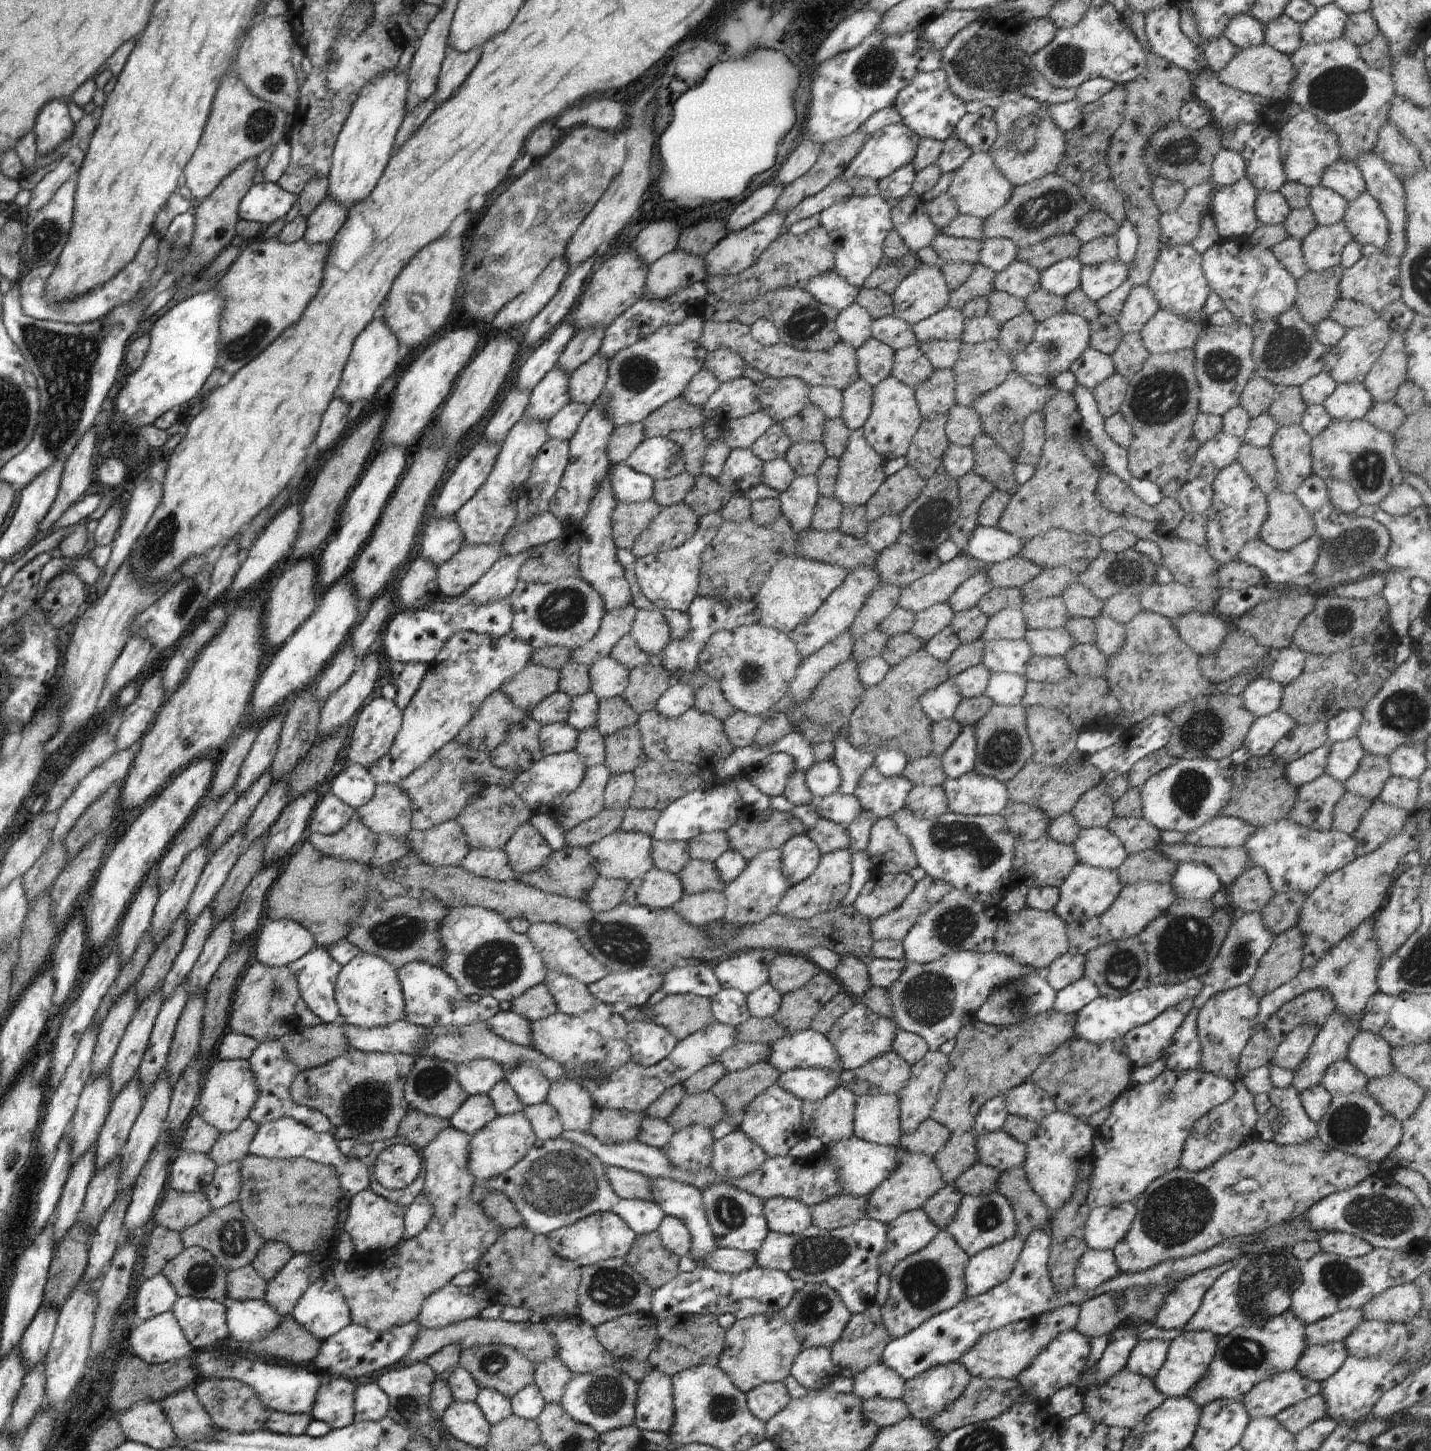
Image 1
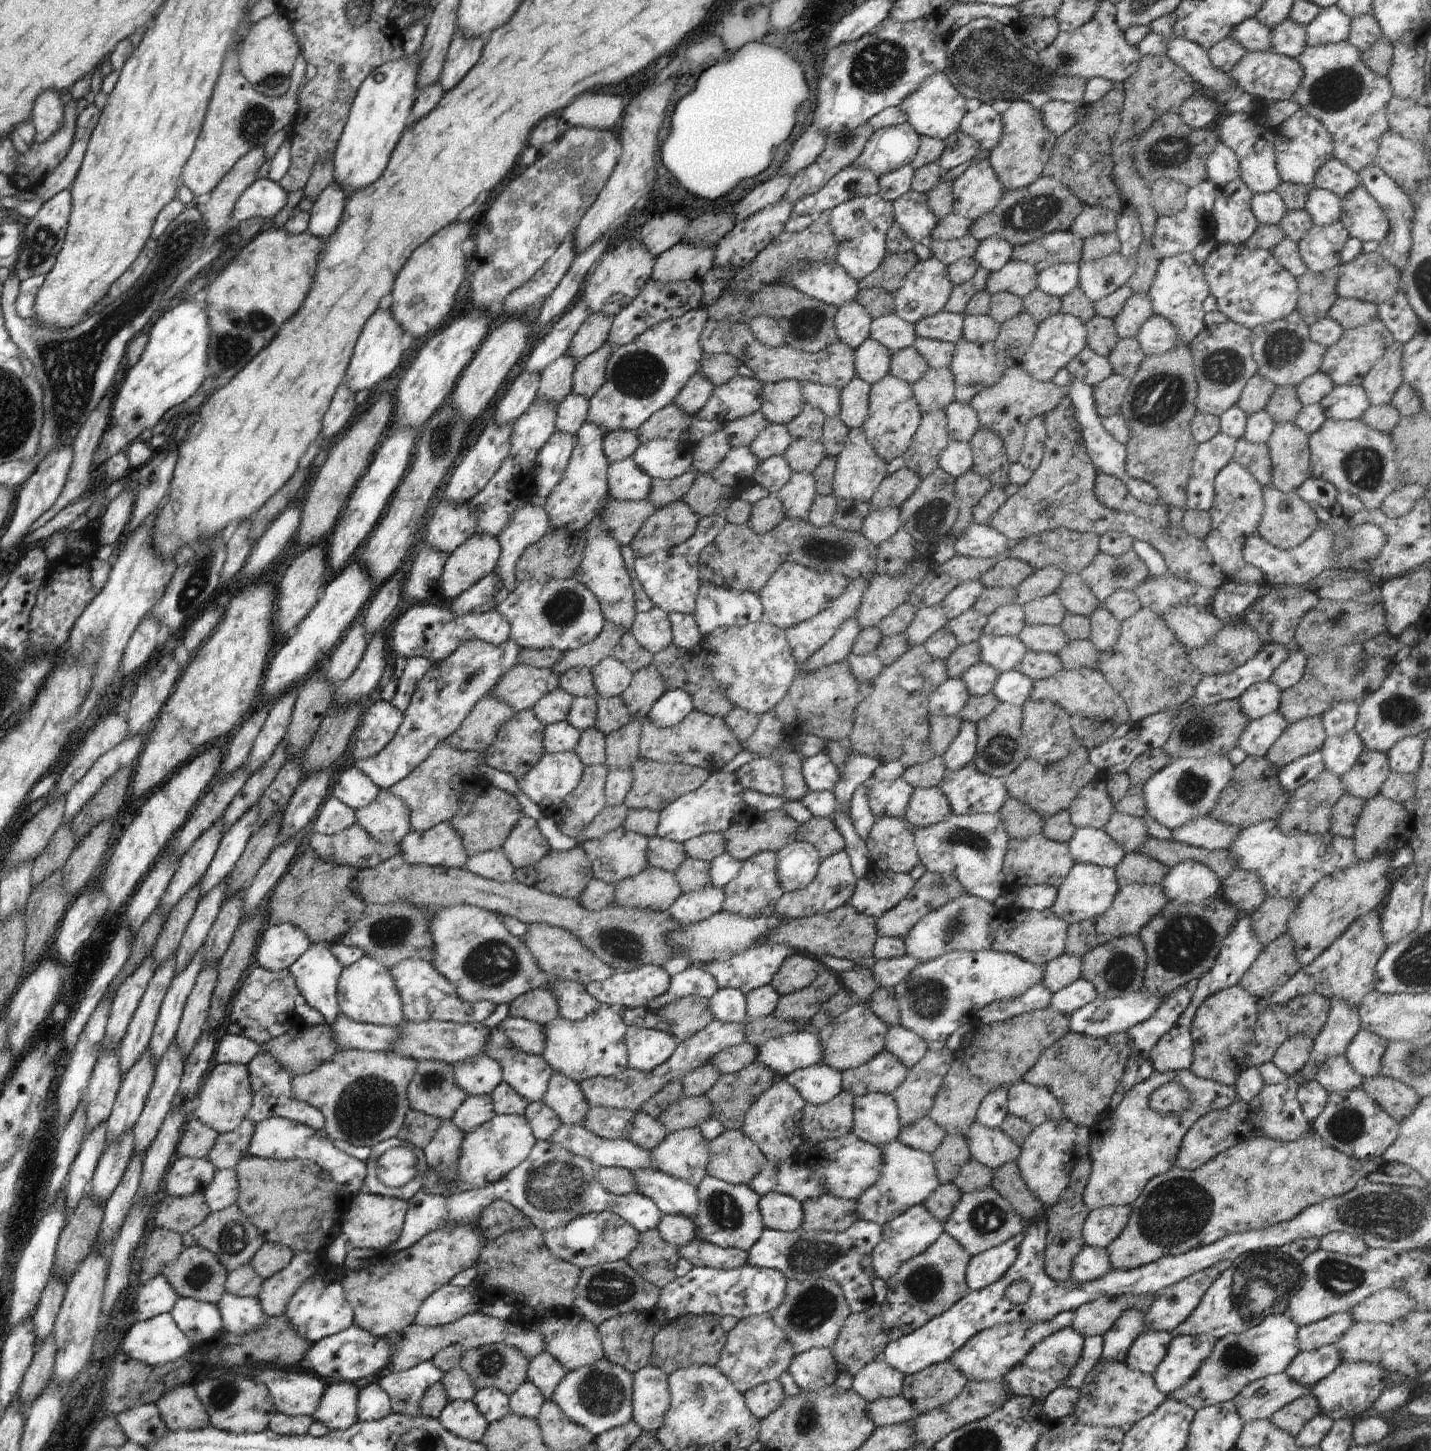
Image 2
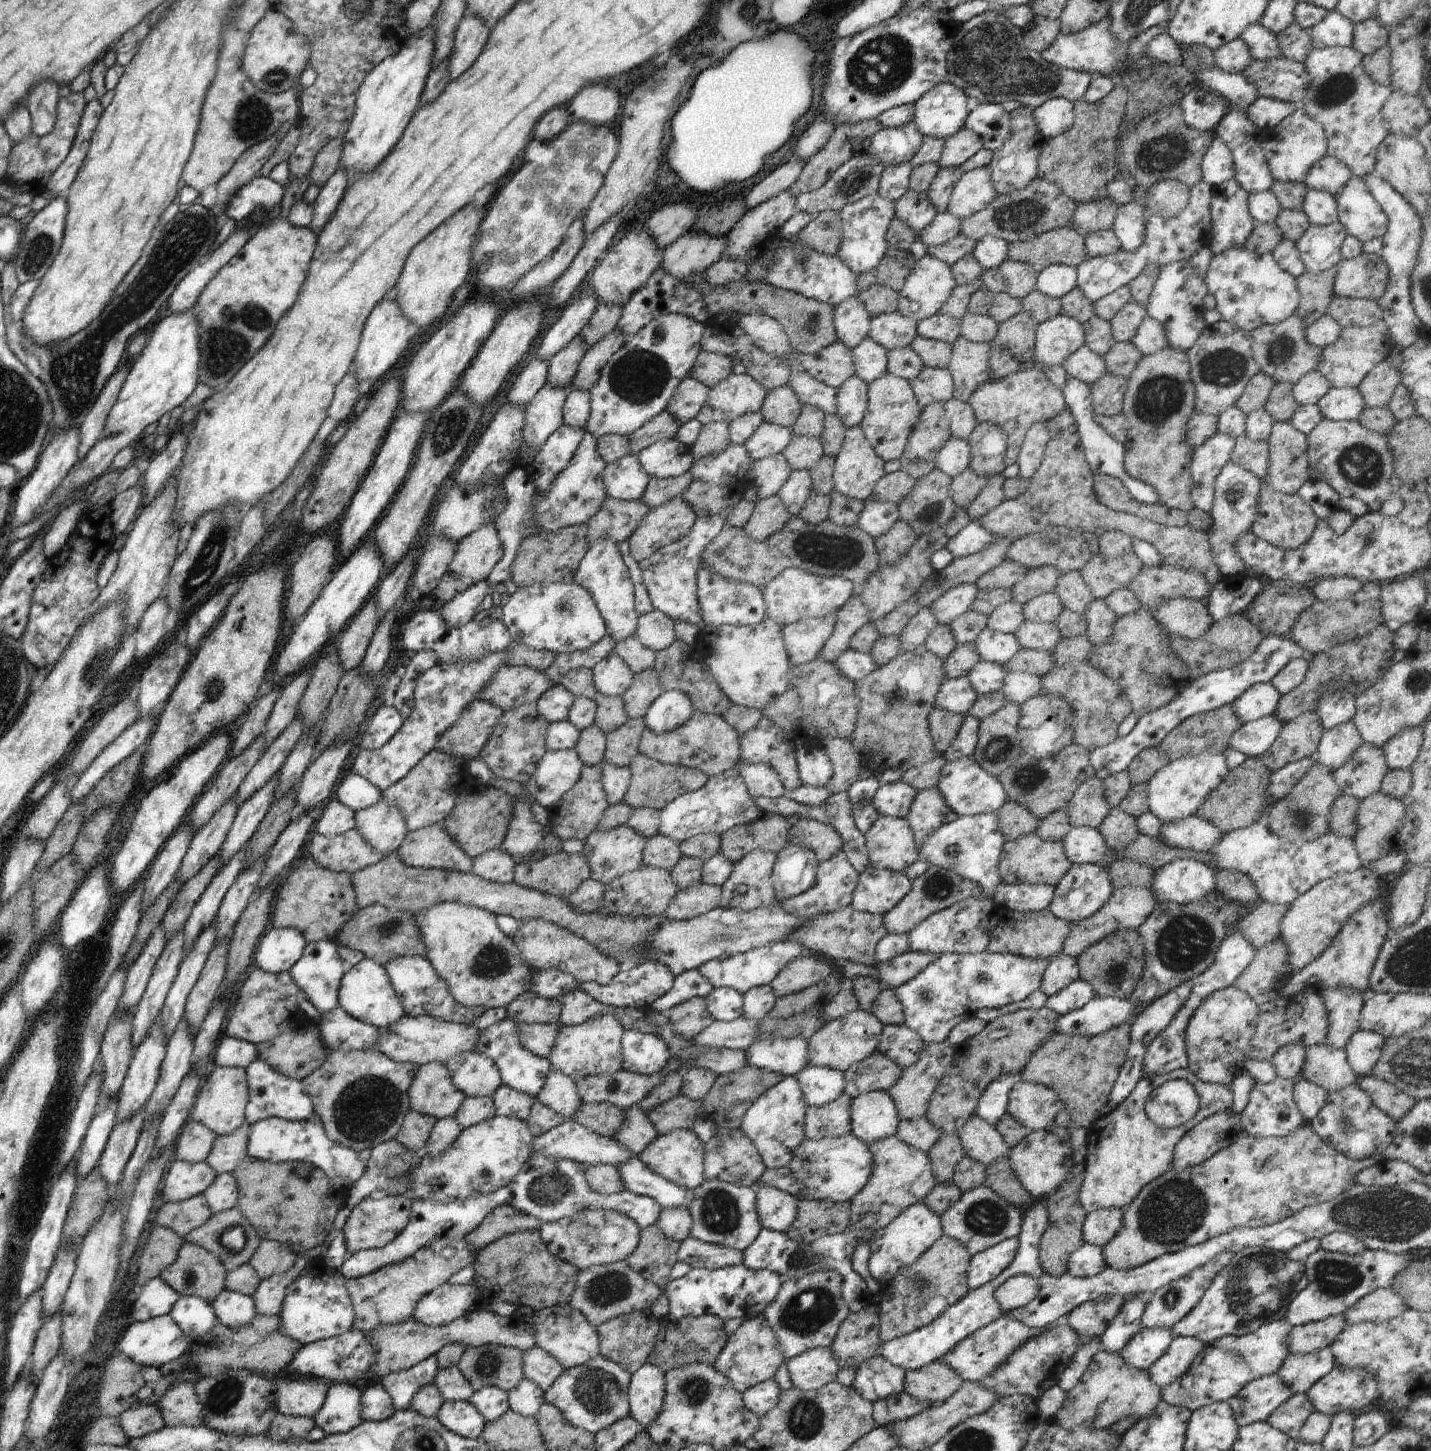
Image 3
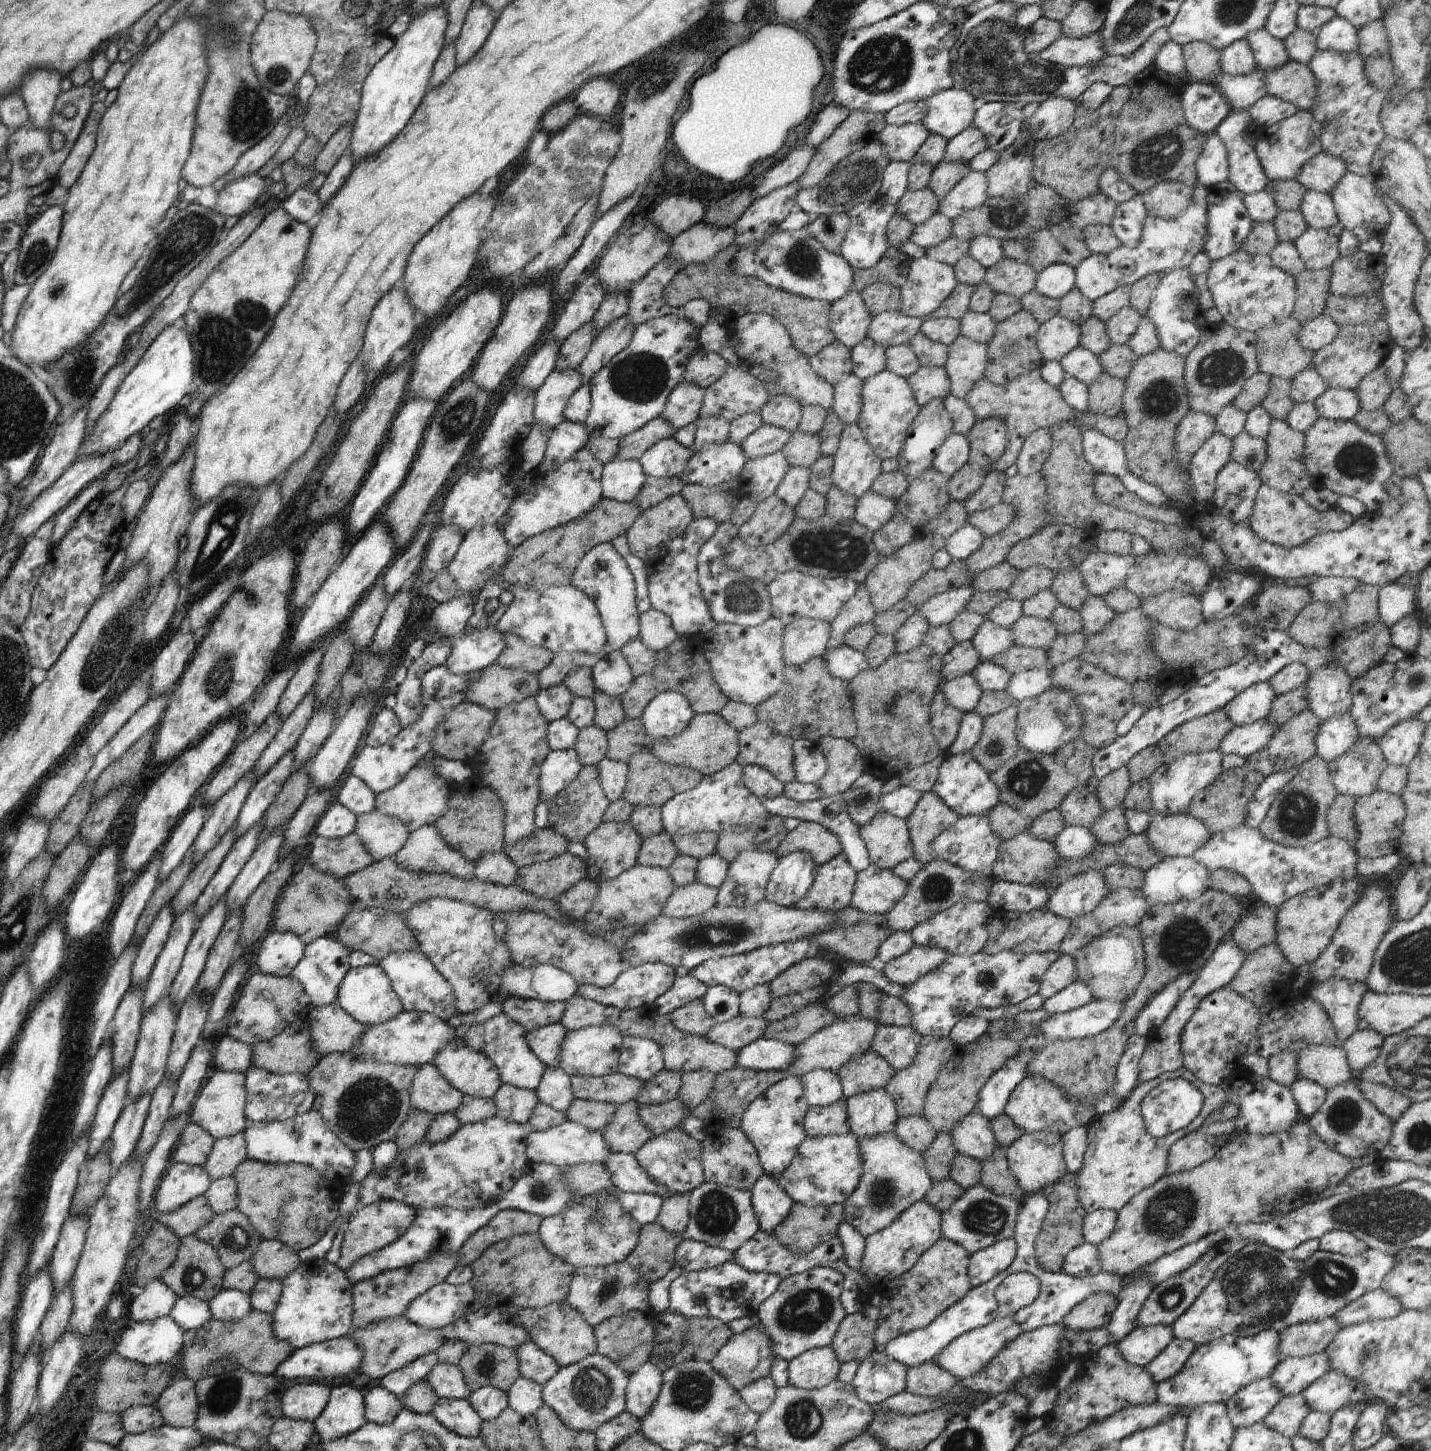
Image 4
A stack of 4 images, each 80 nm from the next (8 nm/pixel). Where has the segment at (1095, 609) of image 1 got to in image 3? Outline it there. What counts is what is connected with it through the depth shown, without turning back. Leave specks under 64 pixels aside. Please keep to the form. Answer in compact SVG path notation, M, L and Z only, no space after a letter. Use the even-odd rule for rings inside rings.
M1079 571L1061 574L1056 579L1053 592L1056 593L1064 608L1081 615L1085 614L1086 607L1095 599Z

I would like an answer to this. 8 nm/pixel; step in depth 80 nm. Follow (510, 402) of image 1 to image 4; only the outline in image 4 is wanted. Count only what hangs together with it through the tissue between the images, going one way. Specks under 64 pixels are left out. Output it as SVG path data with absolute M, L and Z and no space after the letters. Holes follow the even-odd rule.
M546 339L543 346L528 360L516 385L534 392L538 390L546 377L555 369L562 343L558 339Z

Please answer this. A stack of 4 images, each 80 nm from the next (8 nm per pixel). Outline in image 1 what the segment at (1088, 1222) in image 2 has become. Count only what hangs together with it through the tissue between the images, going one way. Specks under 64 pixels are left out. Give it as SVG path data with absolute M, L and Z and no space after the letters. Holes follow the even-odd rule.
M1133 1202L1090 1209L1083 1228L1083 1239L1088 1248L1111 1251L1130 1230L1136 1213Z

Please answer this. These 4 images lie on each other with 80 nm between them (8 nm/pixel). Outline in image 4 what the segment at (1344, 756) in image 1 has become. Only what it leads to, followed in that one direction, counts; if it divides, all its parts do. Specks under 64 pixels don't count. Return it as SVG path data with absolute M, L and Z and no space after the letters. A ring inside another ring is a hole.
M1349 712L1331 716L1319 724L1315 738L1317 755L1329 763L1342 756L1358 737L1357 726Z

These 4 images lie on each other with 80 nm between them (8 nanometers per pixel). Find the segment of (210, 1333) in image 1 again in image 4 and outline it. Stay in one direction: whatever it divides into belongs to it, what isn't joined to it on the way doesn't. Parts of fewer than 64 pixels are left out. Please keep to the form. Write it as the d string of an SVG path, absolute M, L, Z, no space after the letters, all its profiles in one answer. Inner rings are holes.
M190 1295L177 1297L169 1315L184 1331L196 1330L212 1318L208 1303Z

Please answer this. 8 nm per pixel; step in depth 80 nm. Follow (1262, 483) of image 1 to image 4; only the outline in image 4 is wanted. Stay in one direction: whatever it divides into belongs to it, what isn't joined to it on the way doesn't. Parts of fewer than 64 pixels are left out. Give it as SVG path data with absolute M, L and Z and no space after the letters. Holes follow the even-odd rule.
M1246 431L1235 436L1232 441L1231 460L1258 472L1267 459L1267 442L1254 438Z

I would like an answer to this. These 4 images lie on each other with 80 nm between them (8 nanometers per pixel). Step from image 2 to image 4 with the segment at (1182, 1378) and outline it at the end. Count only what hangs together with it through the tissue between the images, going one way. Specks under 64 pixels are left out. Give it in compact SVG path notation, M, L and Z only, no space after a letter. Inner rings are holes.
M1174 1338L1156 1358L1145 1366L1145 1369L1151 1374L1156 1384L1164 1382L1184 1366L1196 1347L1193 1342Z

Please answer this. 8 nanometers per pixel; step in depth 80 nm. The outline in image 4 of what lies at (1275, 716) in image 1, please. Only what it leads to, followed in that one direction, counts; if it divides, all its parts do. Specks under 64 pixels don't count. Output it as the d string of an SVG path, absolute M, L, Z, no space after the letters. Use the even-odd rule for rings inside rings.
M1266 719L1249 725L1234 727L1222 740L1217 748L1224 754L1238 754L1248 758L1257 750L1267 745L1278 727L1271 725Z

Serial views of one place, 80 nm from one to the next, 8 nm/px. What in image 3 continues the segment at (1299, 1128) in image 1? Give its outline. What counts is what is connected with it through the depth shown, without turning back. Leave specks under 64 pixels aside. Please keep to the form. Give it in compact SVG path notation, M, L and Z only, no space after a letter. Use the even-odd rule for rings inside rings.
M1276 1077L1269 1083L1256 1082L1250 1091L1244 1110L1240 1113L1241 1127L1245 1134L1255 1137L1285 1137L1308 1123L1294 1102L1295 1083L1296 1080L1286 1080L1280 1077Z

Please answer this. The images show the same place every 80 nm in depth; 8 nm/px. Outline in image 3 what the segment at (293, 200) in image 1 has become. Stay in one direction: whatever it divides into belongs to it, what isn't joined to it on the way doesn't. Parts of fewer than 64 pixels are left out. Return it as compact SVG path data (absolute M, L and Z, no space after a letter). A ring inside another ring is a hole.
M269 177L253 178L230 197L225 206L224 217L233 218L238 222L249 217L256 209L262 211L274 208L276 204L281 203L284 189L284 185Z

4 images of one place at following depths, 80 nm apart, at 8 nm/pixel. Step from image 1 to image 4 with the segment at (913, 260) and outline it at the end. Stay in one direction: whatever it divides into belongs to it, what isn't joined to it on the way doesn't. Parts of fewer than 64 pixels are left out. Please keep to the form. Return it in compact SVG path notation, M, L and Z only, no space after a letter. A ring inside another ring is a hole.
M889 246L878 264L869 269L853 269L852 290L860 293L863 288L878 281L901 289L906 284L912 261L900 249Z

